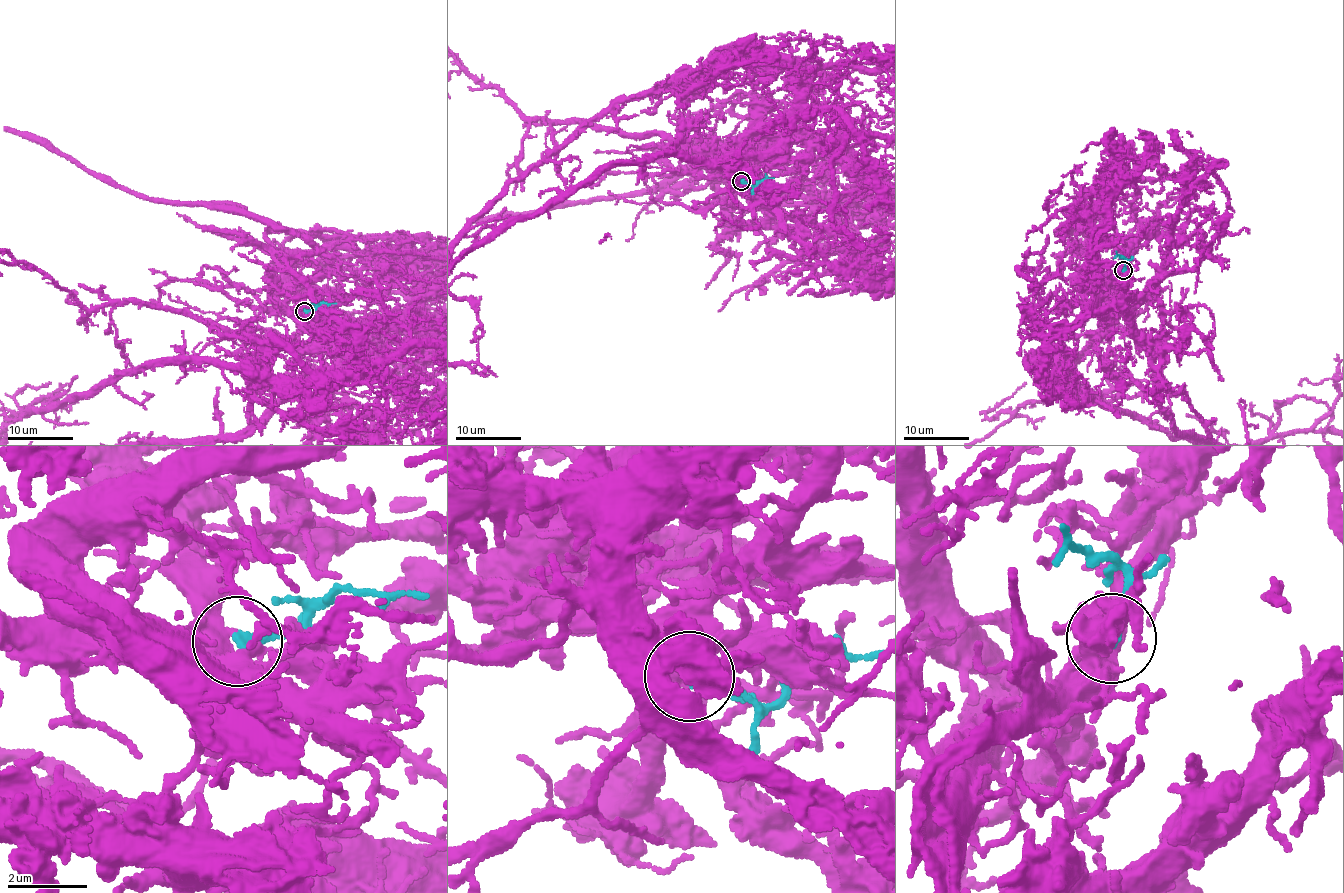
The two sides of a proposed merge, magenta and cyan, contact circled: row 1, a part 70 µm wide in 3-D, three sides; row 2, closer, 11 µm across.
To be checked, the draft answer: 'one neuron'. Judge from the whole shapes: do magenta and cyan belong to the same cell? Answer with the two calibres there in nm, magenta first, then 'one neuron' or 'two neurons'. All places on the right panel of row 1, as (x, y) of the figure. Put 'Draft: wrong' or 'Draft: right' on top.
Draft: right
550/320 nm | one neuron

